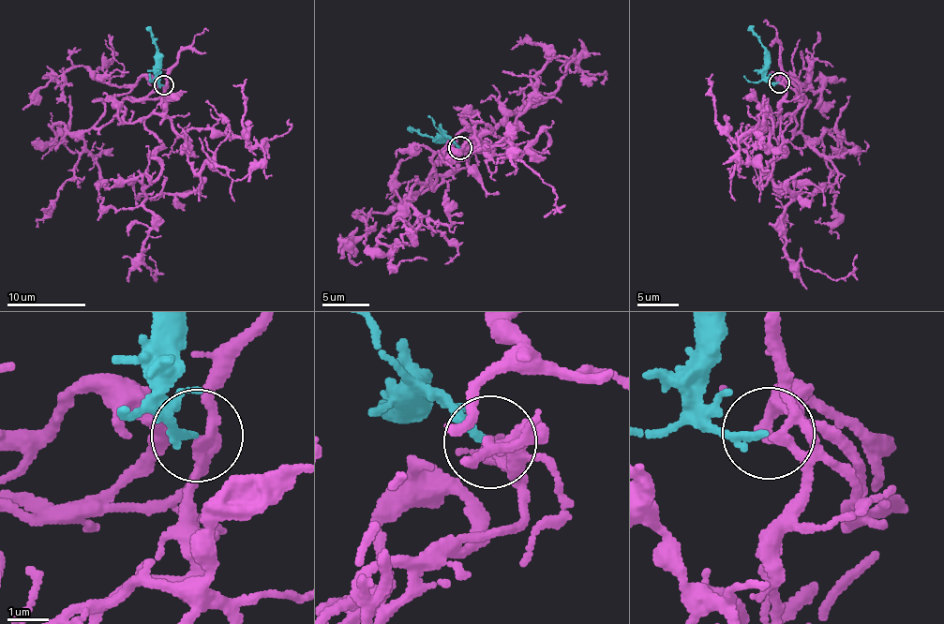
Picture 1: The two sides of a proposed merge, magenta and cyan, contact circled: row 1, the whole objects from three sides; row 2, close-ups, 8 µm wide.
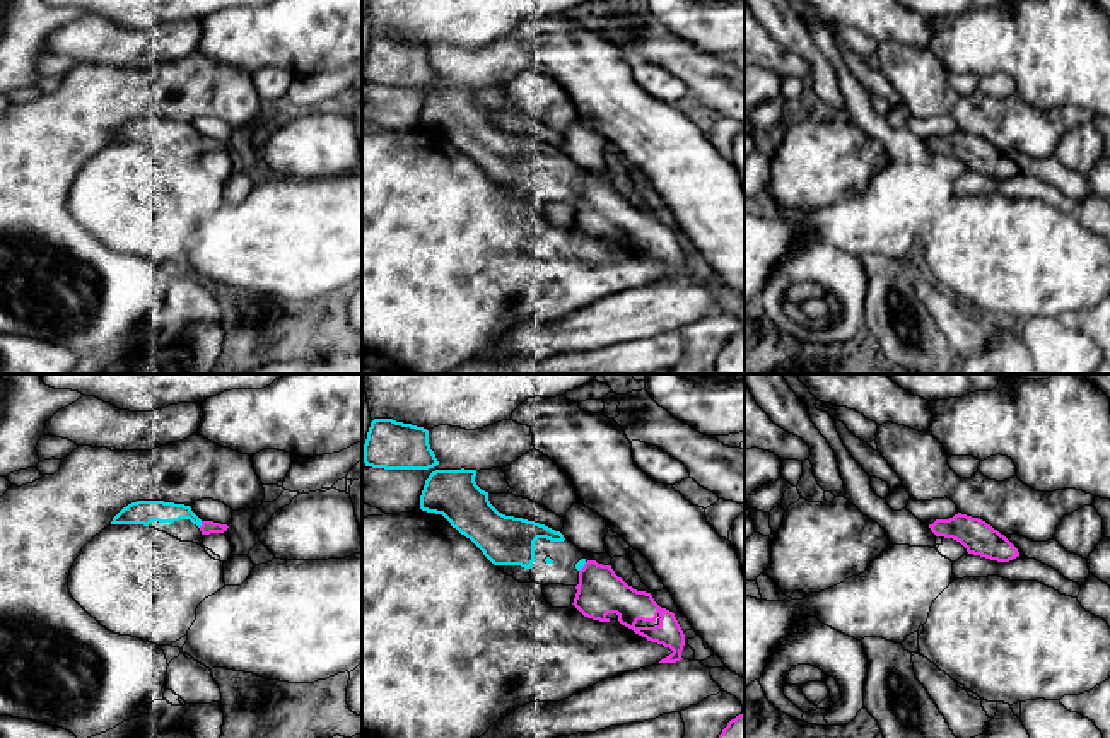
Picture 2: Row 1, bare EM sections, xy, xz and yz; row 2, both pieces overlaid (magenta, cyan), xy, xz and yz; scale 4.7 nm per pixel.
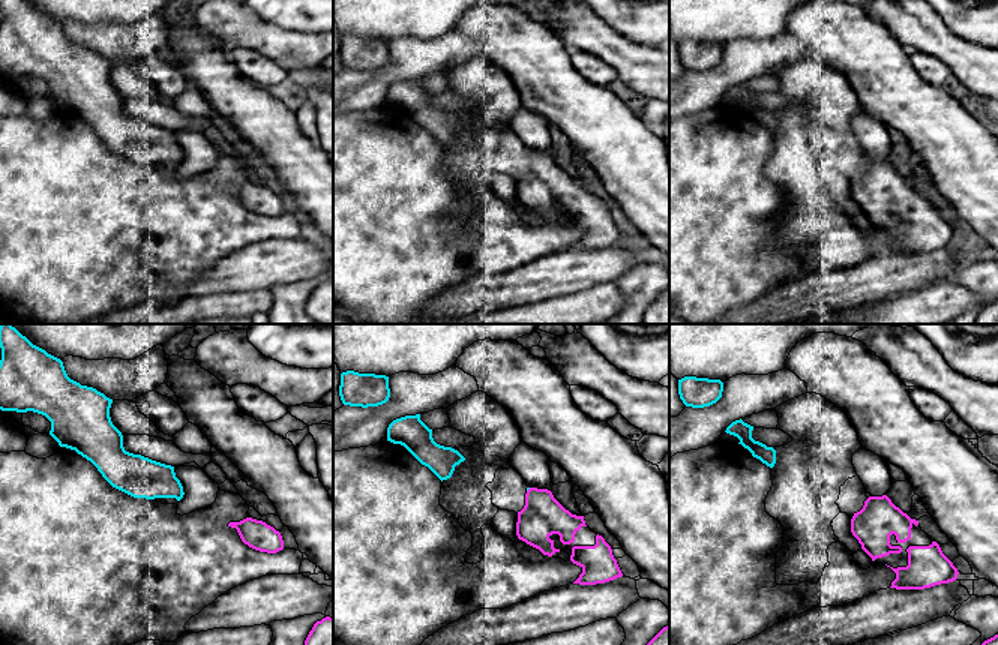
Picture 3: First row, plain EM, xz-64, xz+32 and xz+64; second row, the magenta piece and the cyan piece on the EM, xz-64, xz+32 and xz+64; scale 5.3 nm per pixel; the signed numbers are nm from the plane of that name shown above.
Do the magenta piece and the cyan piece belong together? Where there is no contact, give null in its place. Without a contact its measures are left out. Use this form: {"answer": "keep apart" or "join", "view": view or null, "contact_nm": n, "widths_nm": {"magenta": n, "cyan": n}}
{"answer": "join", "view": "xy", "contact_nm": 40, "widths_nm": {"magenta": 60, "cyan": 100}}

